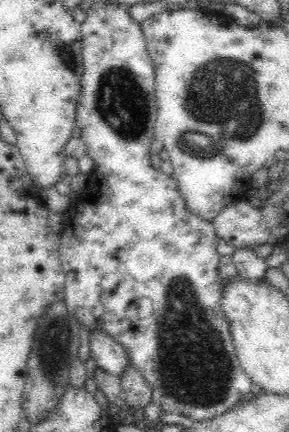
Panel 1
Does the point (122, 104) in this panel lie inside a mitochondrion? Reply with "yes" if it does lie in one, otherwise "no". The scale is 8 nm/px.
yes

